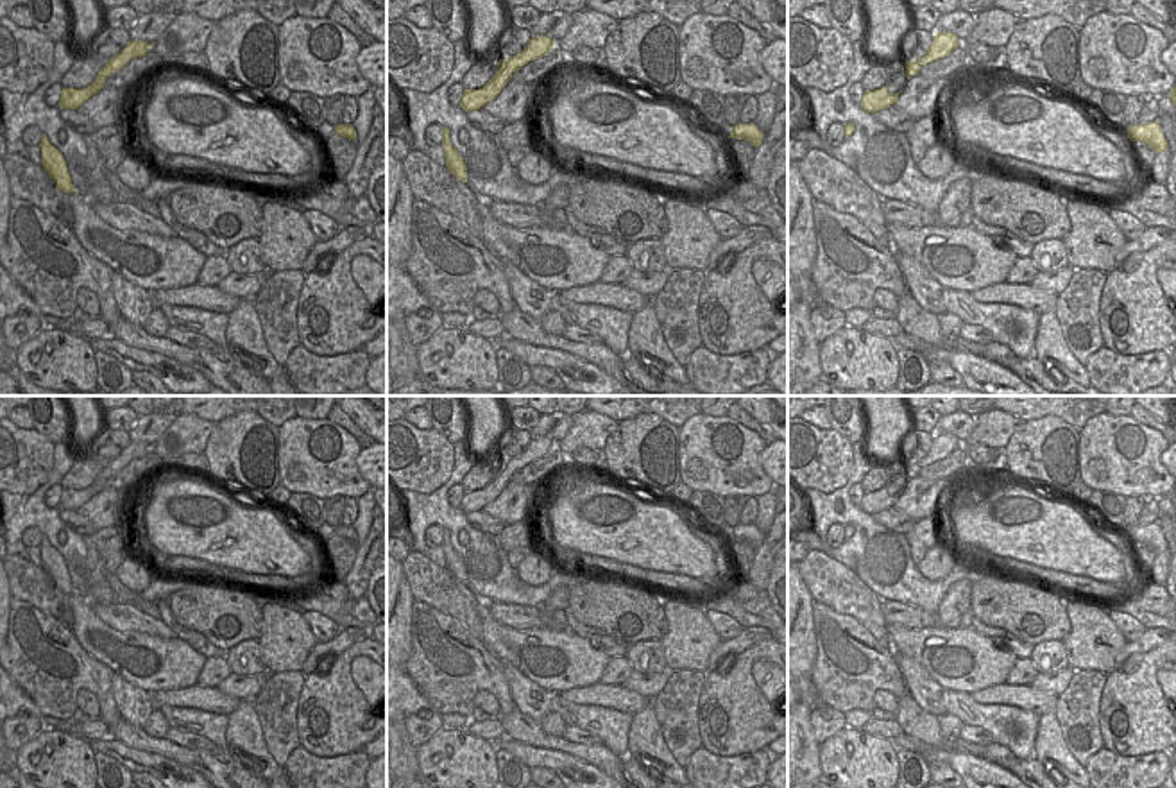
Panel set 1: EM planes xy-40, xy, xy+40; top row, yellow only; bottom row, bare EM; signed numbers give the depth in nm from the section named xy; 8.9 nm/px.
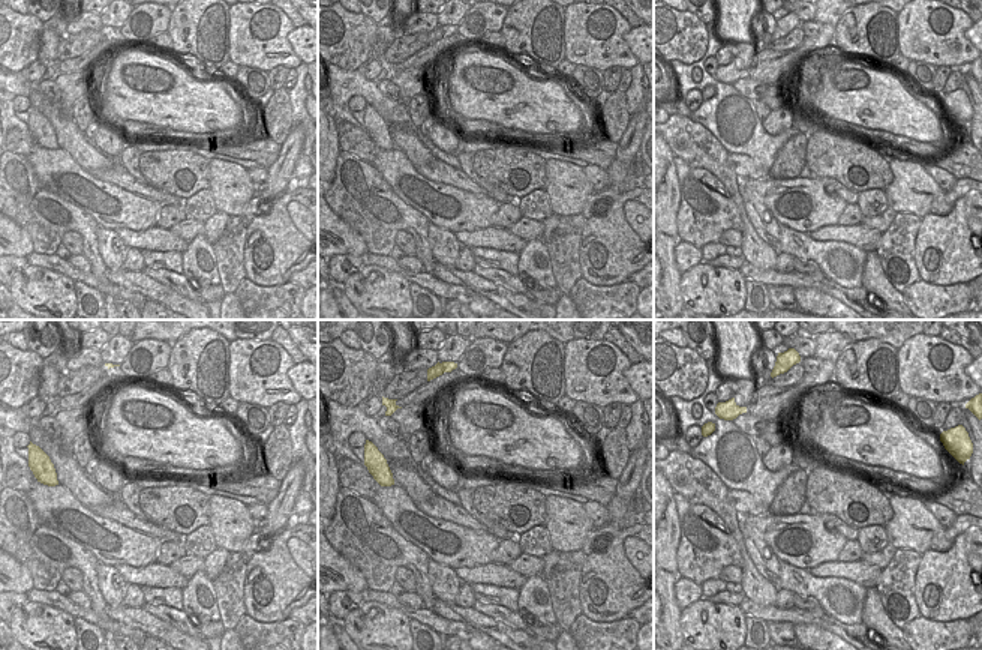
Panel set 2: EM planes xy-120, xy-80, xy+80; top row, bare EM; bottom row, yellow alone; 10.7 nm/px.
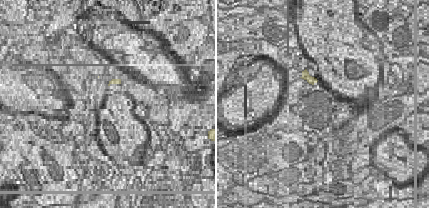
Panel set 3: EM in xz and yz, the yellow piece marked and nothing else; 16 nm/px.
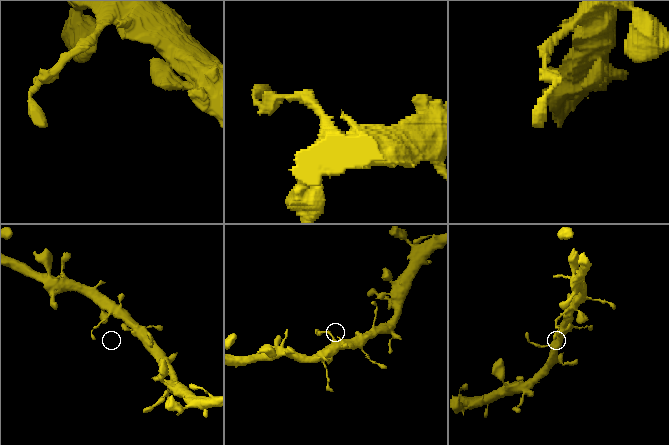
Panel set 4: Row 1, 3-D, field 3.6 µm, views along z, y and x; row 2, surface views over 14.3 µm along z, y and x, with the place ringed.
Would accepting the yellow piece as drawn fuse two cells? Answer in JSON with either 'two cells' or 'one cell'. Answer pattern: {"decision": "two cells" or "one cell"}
{"decision": "two cells"}

